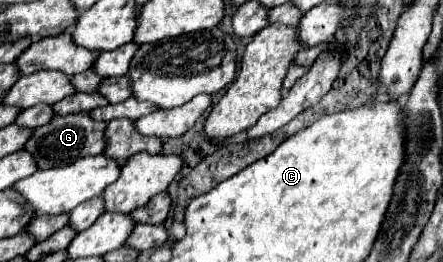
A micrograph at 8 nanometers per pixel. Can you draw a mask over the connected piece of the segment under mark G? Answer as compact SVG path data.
M71 113L65 117L55 117L51 123L35 129L35 133L27 141L25 149L35 157L39 169L61 167L61 165L75 161L79 157L103 153L103 149L107 145L107 141L103 141L103 129L105 127L107 127L107 123L95 121L87 113Z

